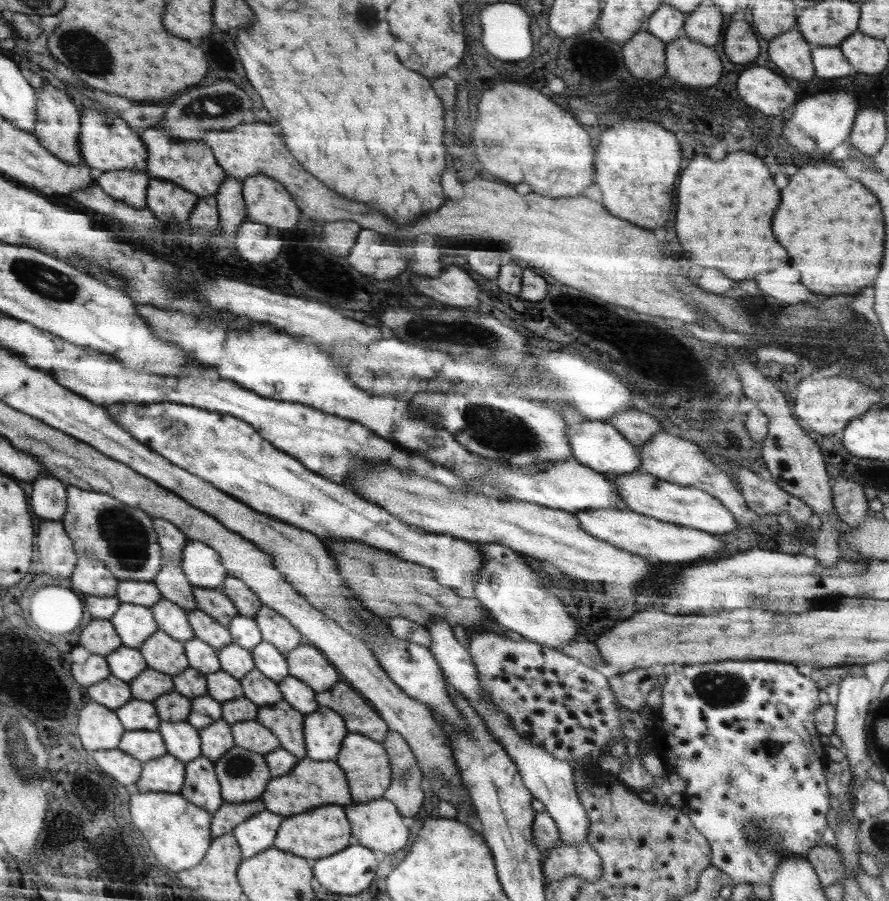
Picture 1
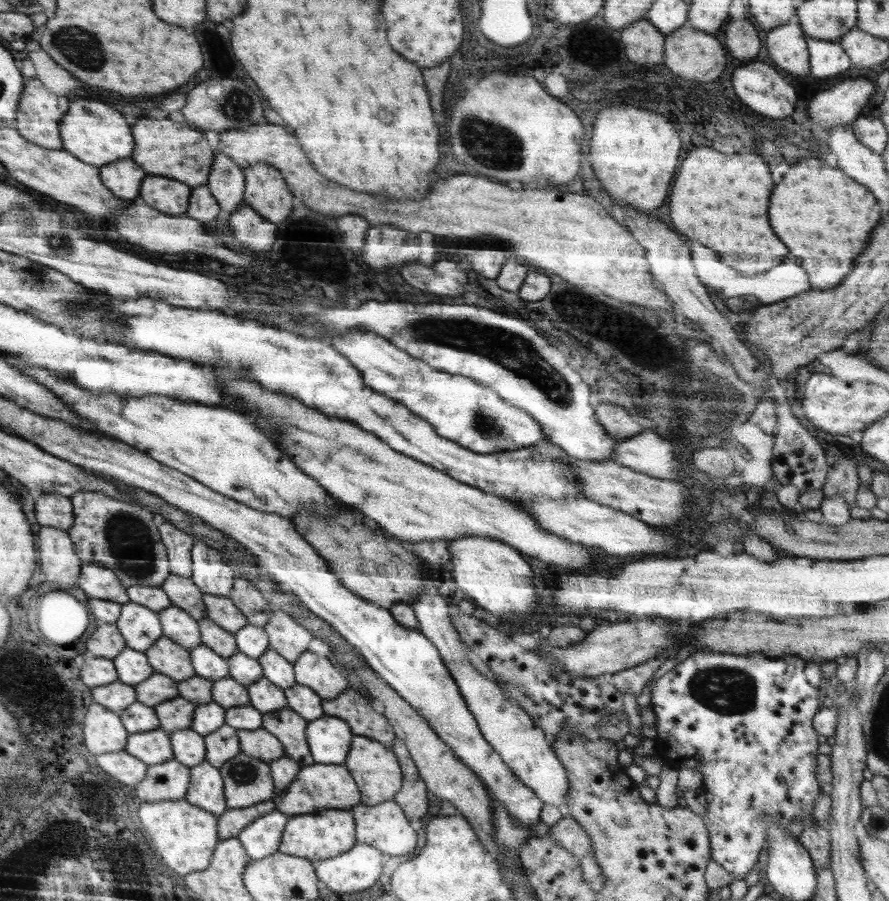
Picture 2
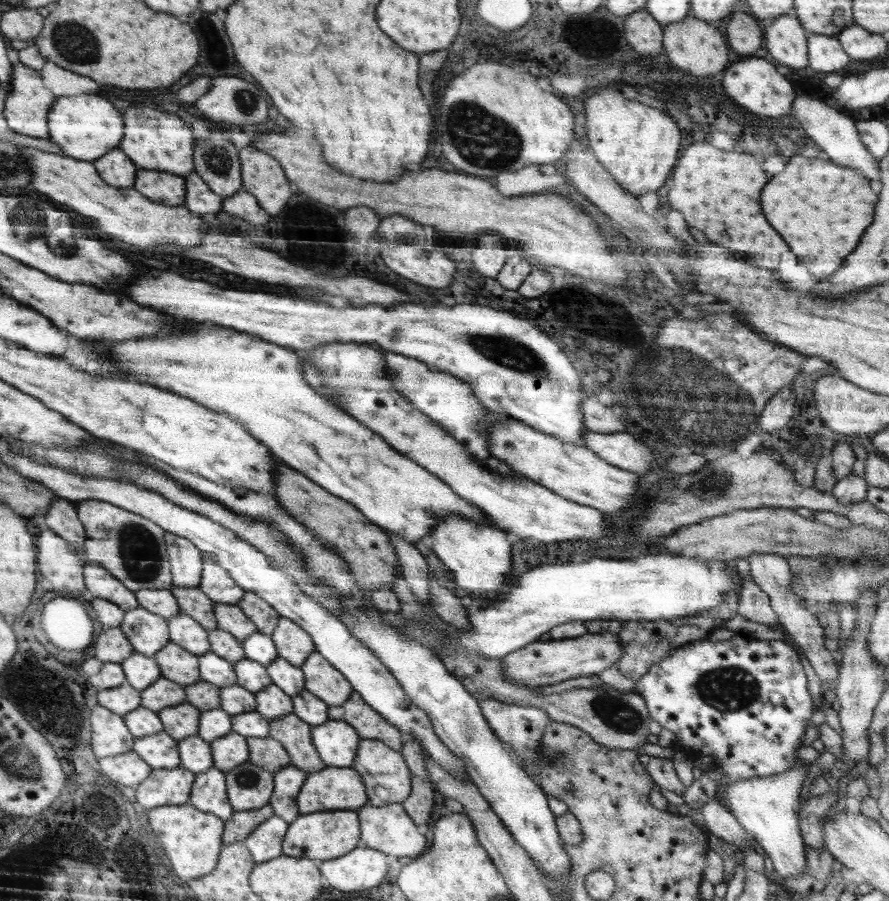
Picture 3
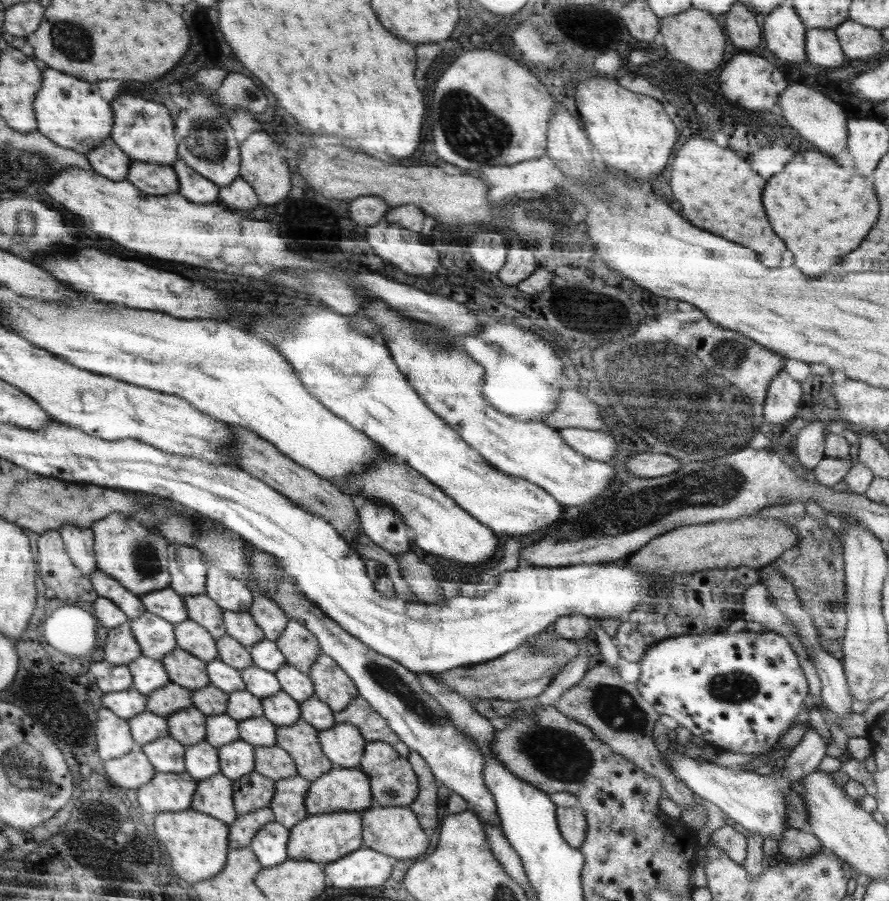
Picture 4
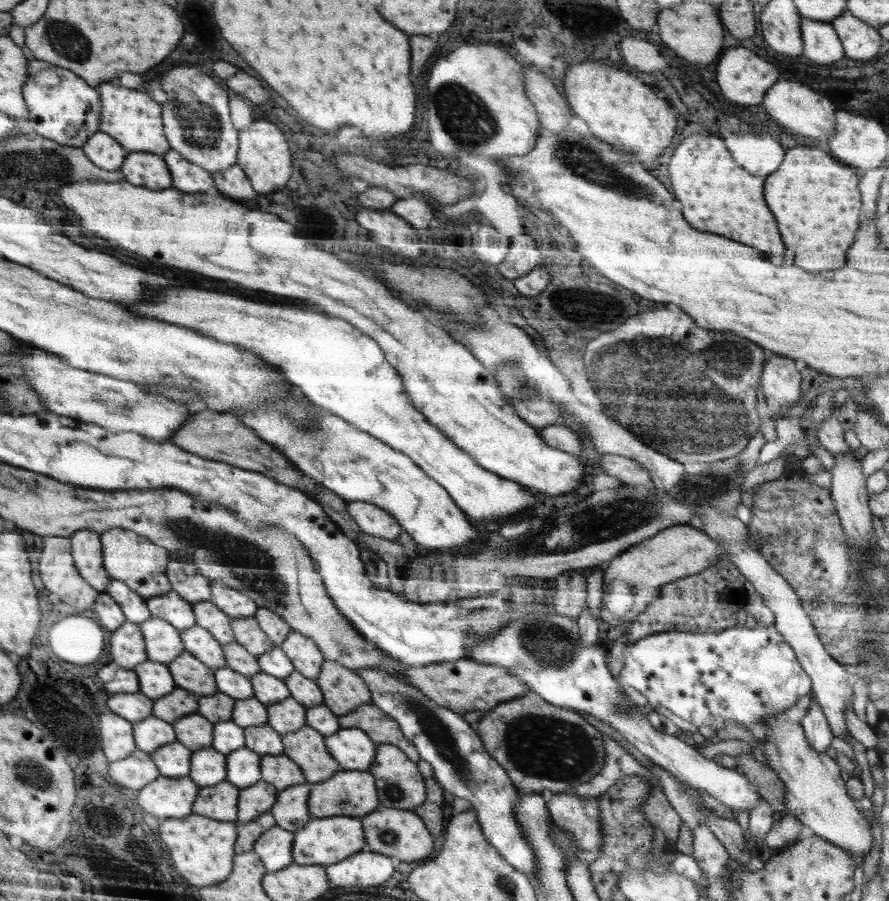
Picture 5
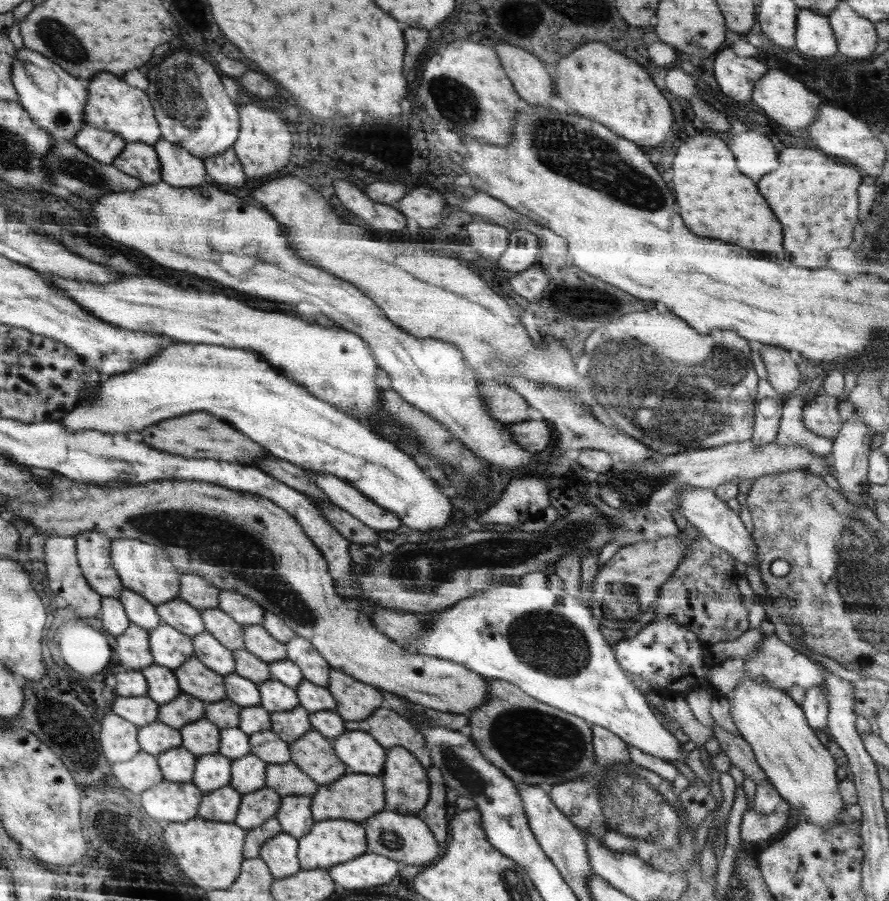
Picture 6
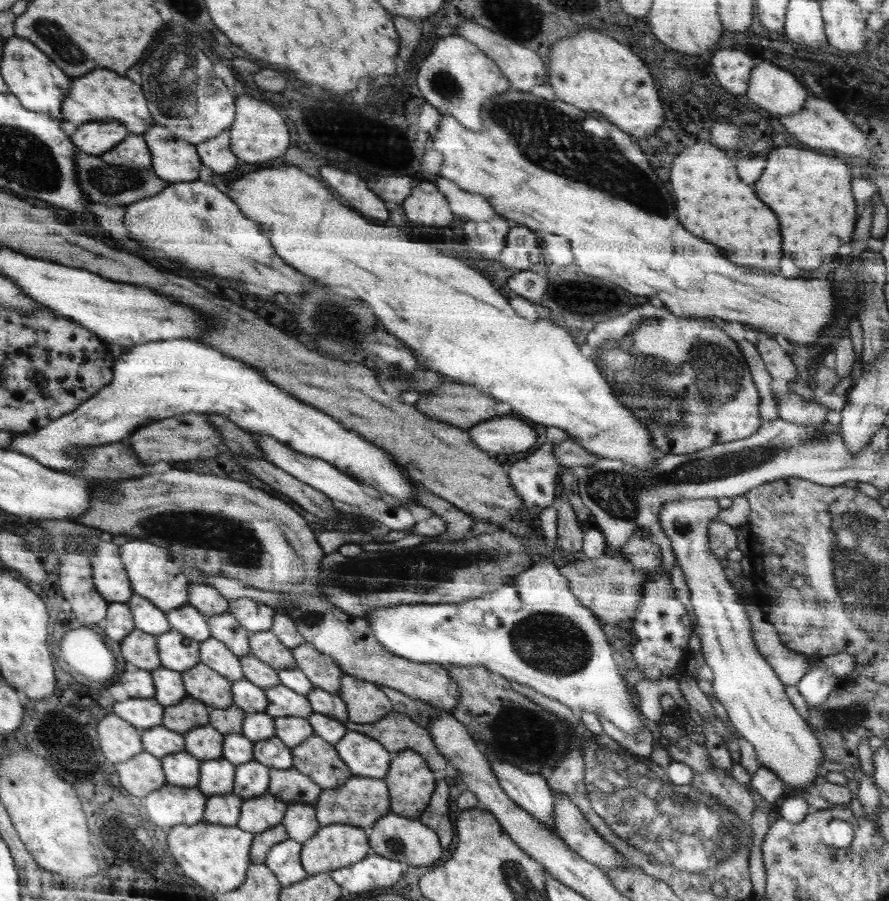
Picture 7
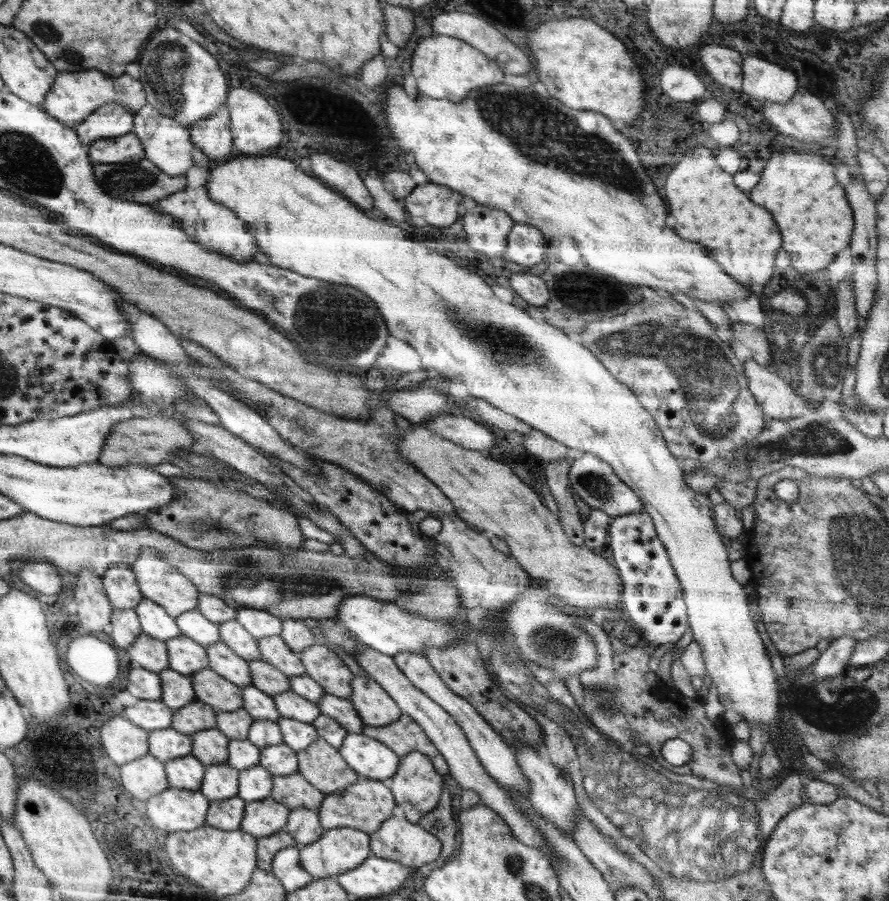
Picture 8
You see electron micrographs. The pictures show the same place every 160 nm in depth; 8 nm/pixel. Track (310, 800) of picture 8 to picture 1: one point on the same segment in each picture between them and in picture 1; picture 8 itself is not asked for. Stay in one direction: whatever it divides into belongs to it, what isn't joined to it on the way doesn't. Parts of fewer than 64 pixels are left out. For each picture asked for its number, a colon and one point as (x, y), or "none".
1: (250, 734)
2: (259, 743)
3: (267, 752)
4: (273, 761)
5: (281, 770)
6: (287, 779)
7: (290, 785)

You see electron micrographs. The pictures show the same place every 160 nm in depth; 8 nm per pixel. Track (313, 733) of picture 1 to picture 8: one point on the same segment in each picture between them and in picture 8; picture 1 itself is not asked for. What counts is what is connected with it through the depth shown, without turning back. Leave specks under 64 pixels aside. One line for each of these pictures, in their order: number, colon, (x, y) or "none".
2: (330, 738)
3: (337, 742)
4: (344, 744)
5: (354, 750)
6: (359, 751)
7: (366, 757)
8: (371, 759)

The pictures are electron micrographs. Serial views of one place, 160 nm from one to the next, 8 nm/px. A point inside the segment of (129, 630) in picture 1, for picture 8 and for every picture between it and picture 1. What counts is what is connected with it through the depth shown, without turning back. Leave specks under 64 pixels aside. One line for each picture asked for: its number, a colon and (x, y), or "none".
2: (141, 627)
3: (149, 633)
4: (157, 637)
5: (163, 642)
6: (170, 648)
7: (179, 652)
8: (187, 657)

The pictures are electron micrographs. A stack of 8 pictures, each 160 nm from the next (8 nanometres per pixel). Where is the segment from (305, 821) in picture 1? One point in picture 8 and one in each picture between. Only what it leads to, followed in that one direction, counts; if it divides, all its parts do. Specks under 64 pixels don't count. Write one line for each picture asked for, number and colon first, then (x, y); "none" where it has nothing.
2: (320, 835)
3: (324, 835)
4: (324, 839)
5: (324, 841)
6: (331, 842)
7: (333, 847)
8: (337, 851)

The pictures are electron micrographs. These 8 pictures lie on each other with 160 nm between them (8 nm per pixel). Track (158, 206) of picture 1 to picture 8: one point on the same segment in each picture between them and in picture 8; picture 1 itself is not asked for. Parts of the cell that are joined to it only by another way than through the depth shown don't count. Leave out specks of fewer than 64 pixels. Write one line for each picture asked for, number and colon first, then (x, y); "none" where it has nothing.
2: (168, 195)
3: (167, 188)
4: (153, 178)
5: (142, 169)
6: (140, 160)
7: (134, 152)
8: (129, 148)

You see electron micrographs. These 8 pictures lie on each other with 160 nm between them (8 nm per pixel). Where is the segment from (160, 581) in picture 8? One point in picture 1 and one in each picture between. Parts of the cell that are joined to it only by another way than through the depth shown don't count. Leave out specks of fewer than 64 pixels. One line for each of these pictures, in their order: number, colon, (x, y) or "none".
1: (103, 527)
2: (121, 536)
3: (129, 546)
4: (127, 549)
5: (131, 558)
6: (144, 569)
7: (153, 575)

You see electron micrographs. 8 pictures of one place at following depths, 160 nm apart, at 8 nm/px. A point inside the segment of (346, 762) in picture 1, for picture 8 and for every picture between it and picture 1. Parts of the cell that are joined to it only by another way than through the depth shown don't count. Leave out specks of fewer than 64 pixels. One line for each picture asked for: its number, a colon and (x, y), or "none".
2: (375, 768)
3: (387, 779)
4: (393, 782)
5: (400, 785)
6: (406, 785)
7: (410, 782)
8: (416, 786)

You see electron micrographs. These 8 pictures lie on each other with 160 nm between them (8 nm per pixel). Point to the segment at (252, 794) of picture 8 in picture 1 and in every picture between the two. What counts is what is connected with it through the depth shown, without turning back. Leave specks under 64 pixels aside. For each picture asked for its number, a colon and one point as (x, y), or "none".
1: (216, 739)
2: (221, 745)
3: (231, 750)
4: (236, 759)
5: (243, 765)
6: (248, 772)
7: (251, 779)

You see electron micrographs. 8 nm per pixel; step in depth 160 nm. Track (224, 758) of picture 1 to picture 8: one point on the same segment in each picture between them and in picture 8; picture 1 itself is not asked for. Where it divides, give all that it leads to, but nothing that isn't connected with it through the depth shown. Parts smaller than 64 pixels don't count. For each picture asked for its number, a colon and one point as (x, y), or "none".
2: (247, 780)
3: (249, 786)
4: (253, 791)
5: (255, 800)
6: (257, 807)
7: (260, 813)
8: (262, 818)

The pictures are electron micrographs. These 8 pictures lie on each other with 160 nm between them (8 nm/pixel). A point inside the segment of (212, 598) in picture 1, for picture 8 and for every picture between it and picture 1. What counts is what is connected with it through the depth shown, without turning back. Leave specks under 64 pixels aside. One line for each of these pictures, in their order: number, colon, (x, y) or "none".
2: (221, 610)
3: (229, 617)
4: (239, 625)
5: (247, 633)
6: (262, 644)
7: (265, 645)
8: (273, 649)

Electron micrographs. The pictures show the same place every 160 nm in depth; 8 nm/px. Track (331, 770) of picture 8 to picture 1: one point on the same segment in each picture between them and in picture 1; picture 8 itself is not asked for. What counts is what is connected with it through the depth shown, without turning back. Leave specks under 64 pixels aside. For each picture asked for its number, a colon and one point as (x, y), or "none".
1: (287, 722)
2: (291, 728)
3: (295, 734)
4: (302, 740)
5: (306, 746)
6: (313, 752)
7: (315, 757)

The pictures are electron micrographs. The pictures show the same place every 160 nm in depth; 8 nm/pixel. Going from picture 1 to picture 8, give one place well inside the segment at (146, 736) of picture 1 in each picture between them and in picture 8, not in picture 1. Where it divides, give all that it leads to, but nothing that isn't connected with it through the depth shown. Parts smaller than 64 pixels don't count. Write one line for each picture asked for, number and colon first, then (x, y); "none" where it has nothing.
2: (153, 747)
3: (160, 751)
4: (166, 754)
5: (172, 760)
6: (177, 764)
7: (182, 769)
8: (187, 772)

